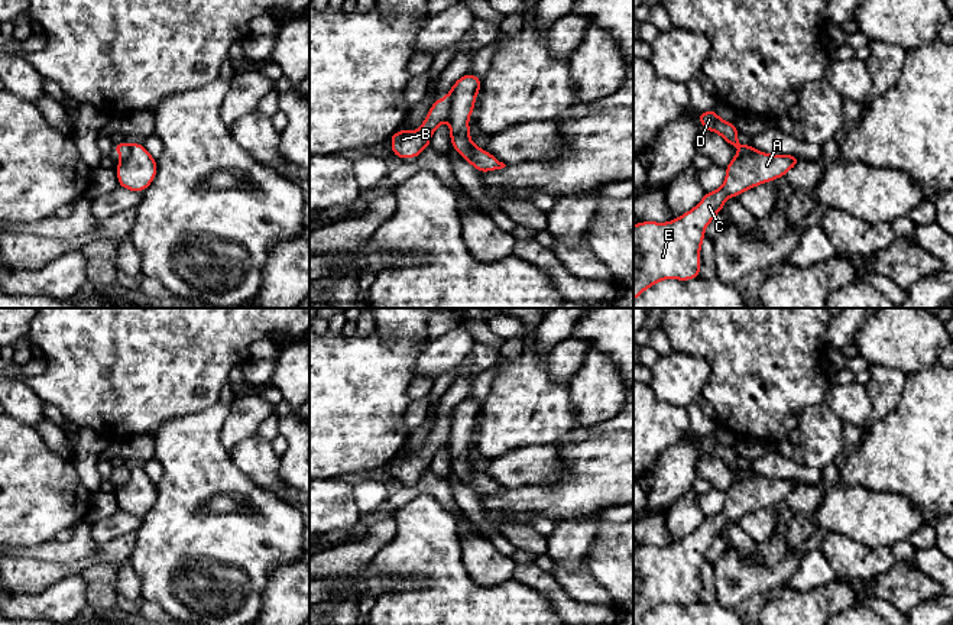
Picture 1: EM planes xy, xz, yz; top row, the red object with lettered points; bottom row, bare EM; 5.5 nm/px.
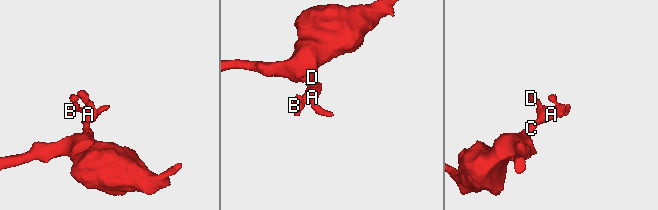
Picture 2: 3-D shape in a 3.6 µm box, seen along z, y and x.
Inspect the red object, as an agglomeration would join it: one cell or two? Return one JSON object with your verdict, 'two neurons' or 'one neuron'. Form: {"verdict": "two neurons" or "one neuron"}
{"verdict": "two neurons"}

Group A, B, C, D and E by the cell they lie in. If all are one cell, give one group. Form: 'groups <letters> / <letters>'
groups A C D E / B

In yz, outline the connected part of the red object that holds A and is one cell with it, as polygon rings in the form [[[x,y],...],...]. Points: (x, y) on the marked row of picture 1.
[[[739,152],[726,166],[723,185],[706,192],[694,208],[672,221],[633,226],[633,301],[662,279],[698,278],[706,227],[725,208],[726,198],[778,179],[798,163],[794,155]]]

